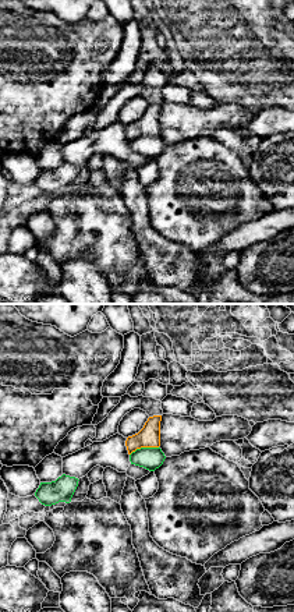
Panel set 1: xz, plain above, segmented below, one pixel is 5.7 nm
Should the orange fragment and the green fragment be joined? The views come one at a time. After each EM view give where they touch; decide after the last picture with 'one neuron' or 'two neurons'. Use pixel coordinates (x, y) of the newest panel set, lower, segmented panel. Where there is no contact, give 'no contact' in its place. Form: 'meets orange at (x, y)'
meets orange at (144, 446)

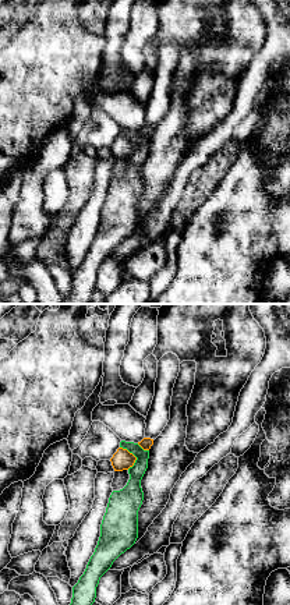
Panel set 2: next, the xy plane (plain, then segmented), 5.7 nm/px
meets orange at (134, 456)

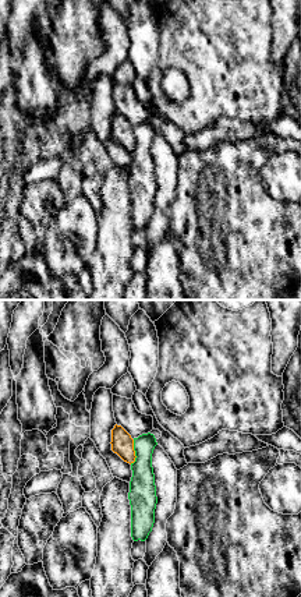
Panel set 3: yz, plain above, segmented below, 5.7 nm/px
meets orange at (134, 452)

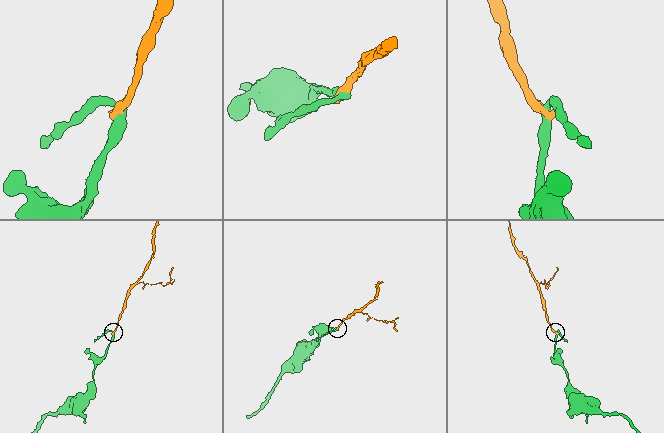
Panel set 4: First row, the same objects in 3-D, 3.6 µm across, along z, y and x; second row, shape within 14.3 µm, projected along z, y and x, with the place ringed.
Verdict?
two neurons

